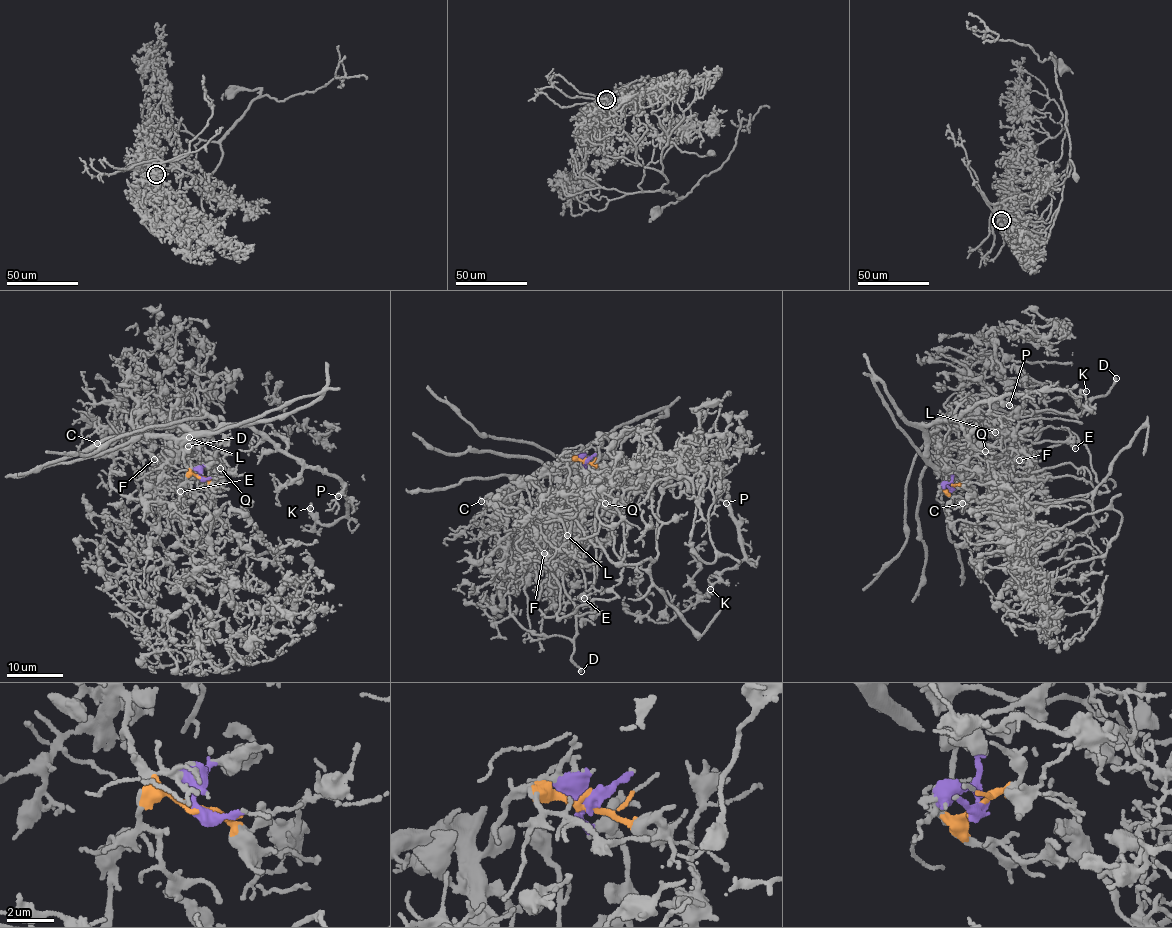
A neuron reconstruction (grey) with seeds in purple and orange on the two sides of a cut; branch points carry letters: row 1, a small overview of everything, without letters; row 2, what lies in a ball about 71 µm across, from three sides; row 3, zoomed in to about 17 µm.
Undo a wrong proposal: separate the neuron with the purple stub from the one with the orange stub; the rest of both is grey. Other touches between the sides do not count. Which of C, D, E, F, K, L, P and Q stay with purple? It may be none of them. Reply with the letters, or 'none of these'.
D, E, L, Q

